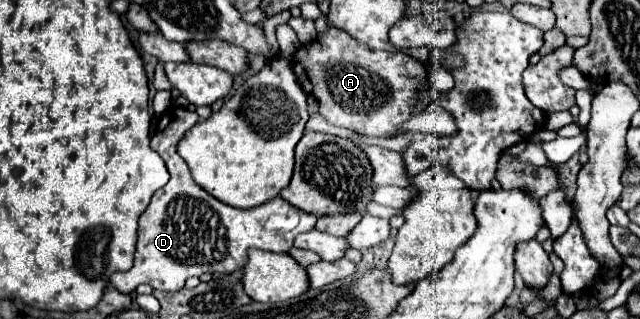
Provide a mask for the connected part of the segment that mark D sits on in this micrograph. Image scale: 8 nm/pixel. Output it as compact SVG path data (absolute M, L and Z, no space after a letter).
M170 105L156 127L156 133L150 141L150 147L164 159L170 181L152 195L146 211L140 217L138 225L138 243L136 243L136 253L134 253L134 265L128 271L116 271L110 275L110 285L114 285L122 293L132 293L140 283L148 283L154 289L160 291L180 291L184 287L184 281L192 275L200 277L202 273L234 273L236 269L242 269L248 263L248 249L262 249L262 251L272 251L272 253L288 253L294 245L296 235L306 233L308 229L314 229L316 217L310 213L304 213L290 203L286 203L282 197L276 197L260 207L254 209L236 209L230 205L220 203L212 195L208 195L202 187L196 185L192 179L192 173L186 165L186 161L178 155L176 147L184 139L184 135L198 123L198 115L186 111L184 107Z

